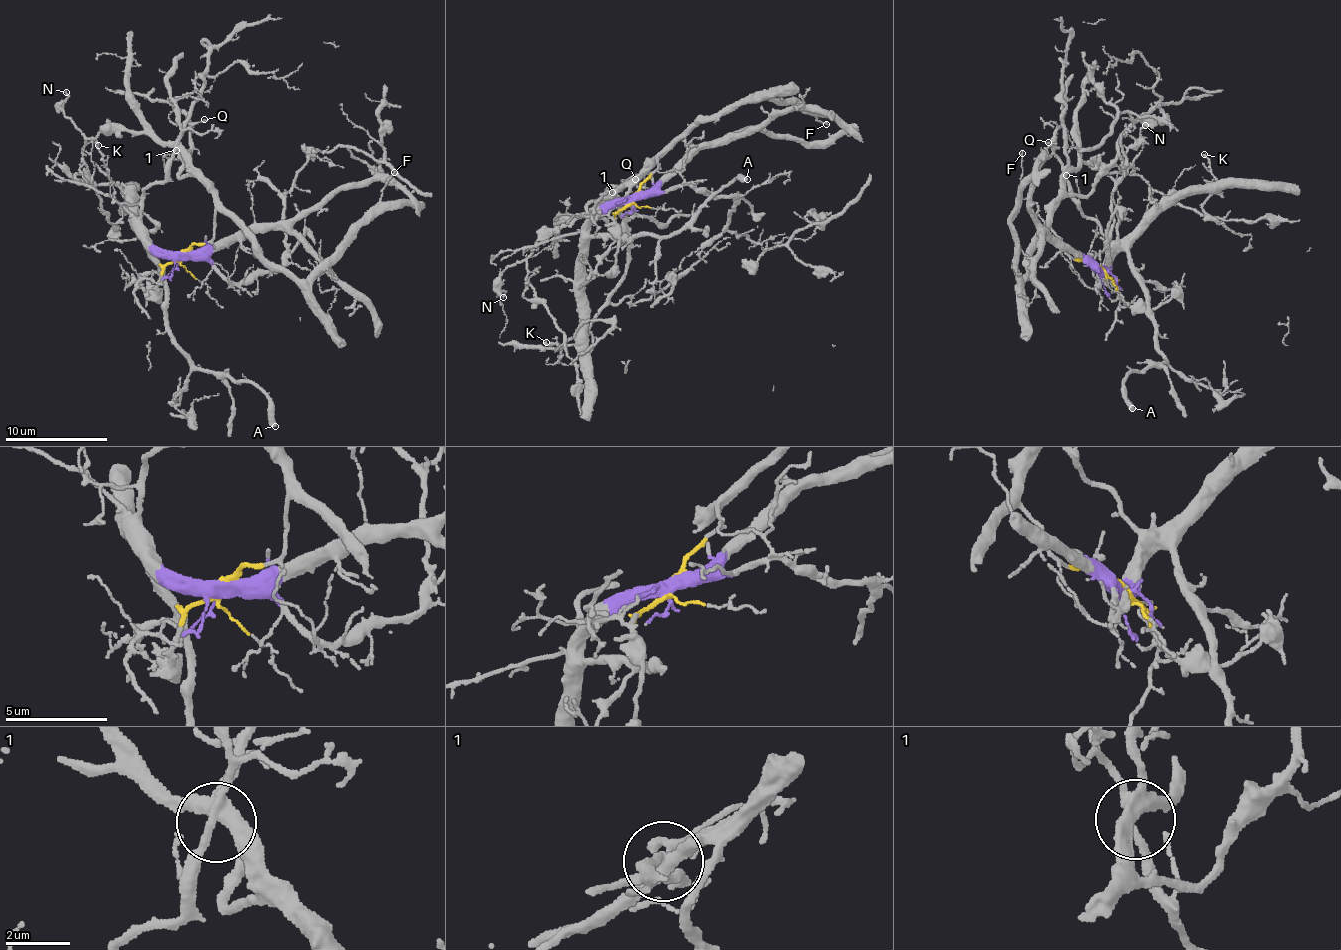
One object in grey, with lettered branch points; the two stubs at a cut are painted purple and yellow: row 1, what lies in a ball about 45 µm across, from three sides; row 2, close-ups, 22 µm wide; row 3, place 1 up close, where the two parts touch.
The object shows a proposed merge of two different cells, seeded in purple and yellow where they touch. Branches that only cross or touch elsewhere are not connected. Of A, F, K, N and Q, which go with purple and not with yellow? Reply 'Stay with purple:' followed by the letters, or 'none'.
Stay with purple: A, K, Q

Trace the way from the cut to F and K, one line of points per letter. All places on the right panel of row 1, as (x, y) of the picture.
F: (1099, 269), (1071, 257), (1048, 230), (1040, 236), (1021, 283), (1018, 241), (1011, 229), (1023, 167), (1021, 152)
K: (1099, 269), (1176, 200), (1212, 191), (1218, 182), (1203, 154)

